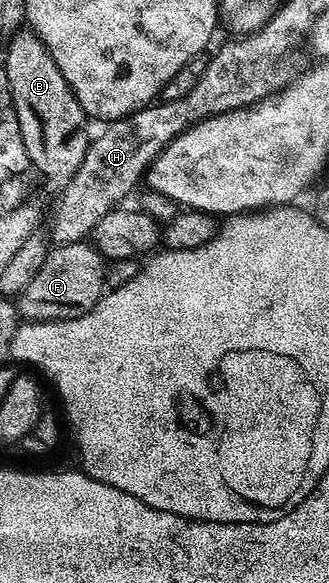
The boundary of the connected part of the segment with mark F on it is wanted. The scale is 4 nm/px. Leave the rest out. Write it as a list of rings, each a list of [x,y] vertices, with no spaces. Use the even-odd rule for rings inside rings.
[[[77,241],[71,245],[58,245],[42,261],[42,266],[30,277],[30,282],[22,289],[22,298],[17,298],[19,314],[28,321],[67,321],[76,319],[100,300],[108,285],[108,261],[93,244]]]

